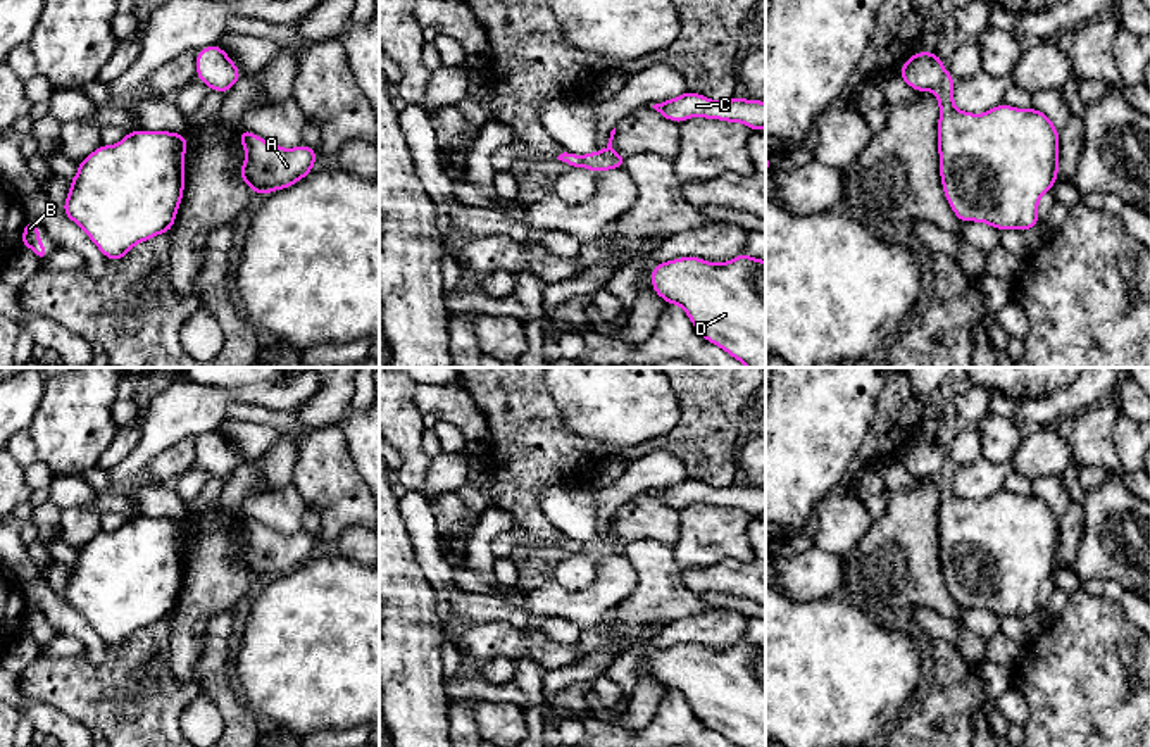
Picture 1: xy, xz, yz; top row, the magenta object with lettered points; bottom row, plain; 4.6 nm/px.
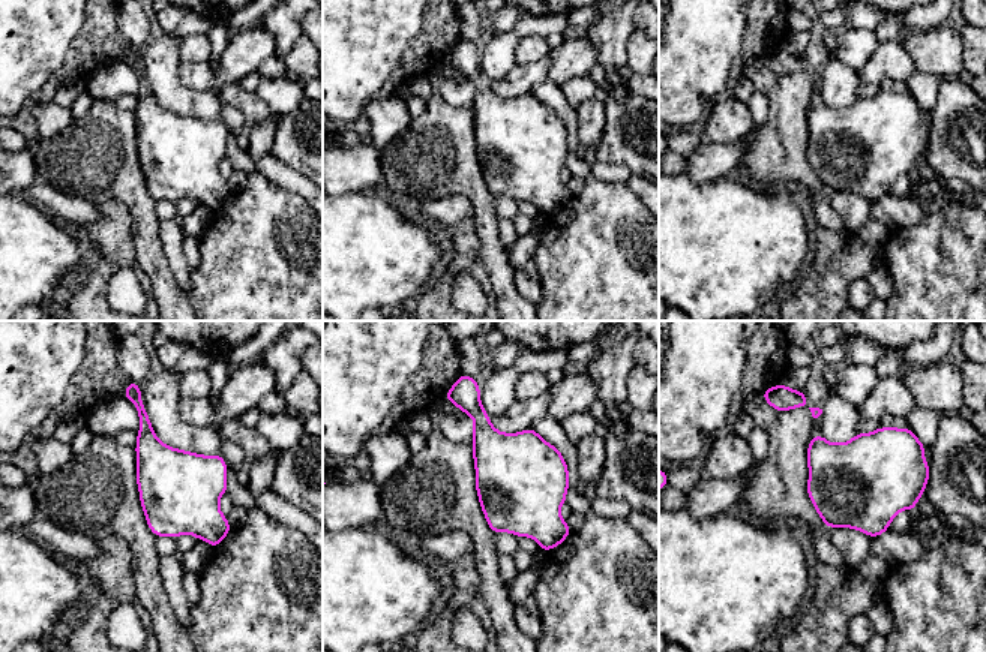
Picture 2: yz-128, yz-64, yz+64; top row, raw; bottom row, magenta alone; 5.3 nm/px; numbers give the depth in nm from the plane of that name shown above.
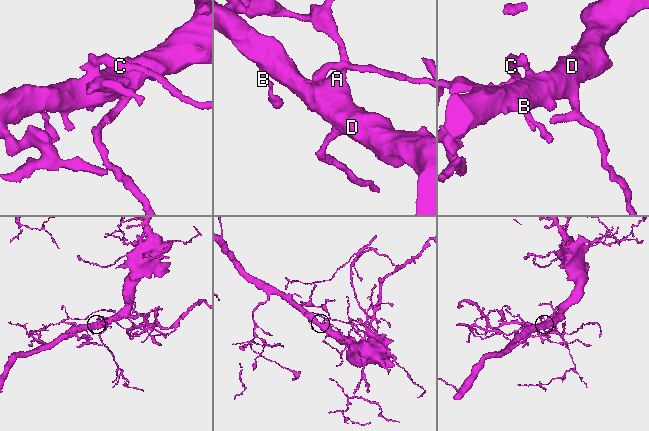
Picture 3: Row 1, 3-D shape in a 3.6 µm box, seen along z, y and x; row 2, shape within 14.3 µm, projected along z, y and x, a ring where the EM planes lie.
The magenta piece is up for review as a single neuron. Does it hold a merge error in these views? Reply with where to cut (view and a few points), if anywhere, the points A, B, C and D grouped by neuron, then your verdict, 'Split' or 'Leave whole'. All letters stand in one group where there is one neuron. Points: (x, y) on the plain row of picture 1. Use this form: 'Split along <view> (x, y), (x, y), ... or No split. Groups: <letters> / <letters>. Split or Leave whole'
Split along yz (945, 459), (935, 478). Groups: A B D / C. Split

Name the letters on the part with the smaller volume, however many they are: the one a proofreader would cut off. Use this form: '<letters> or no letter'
C

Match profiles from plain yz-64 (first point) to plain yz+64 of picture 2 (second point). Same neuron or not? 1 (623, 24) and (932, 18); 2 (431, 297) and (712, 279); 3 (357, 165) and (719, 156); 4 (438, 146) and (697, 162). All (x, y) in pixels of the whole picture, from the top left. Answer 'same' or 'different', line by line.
1: different
2: different
3: same
4: different

